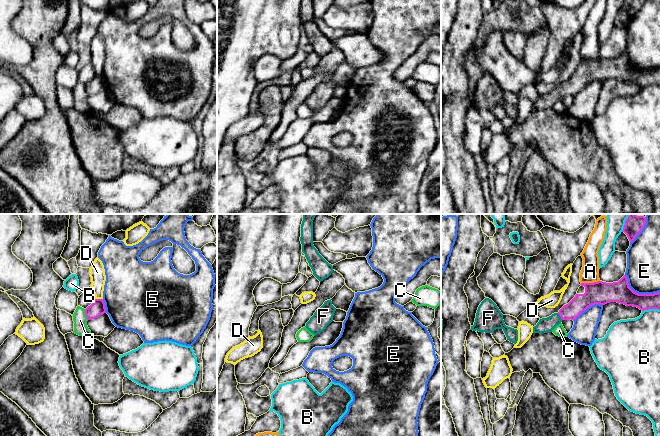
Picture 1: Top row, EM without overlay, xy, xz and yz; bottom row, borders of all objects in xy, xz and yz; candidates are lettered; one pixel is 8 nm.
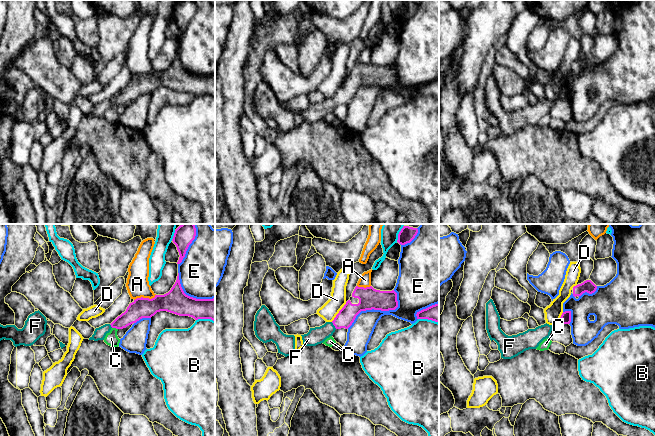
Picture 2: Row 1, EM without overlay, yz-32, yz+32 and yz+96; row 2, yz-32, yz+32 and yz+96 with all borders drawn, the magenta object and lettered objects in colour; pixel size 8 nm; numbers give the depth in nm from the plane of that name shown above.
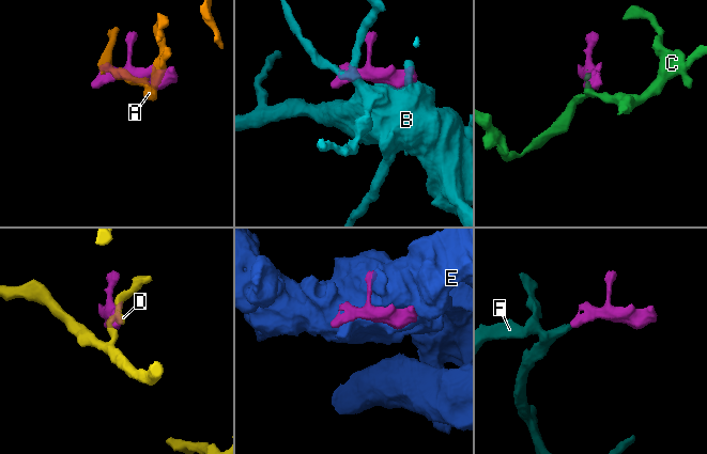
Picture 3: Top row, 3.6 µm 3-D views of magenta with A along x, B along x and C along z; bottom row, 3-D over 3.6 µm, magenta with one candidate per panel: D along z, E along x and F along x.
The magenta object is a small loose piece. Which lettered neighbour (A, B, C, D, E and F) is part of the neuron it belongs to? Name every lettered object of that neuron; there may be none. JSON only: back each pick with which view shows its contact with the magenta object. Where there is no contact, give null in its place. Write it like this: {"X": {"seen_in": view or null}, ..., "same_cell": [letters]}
{"F": {"seen_in": "yz"}, "same_cell": ["F"]}

